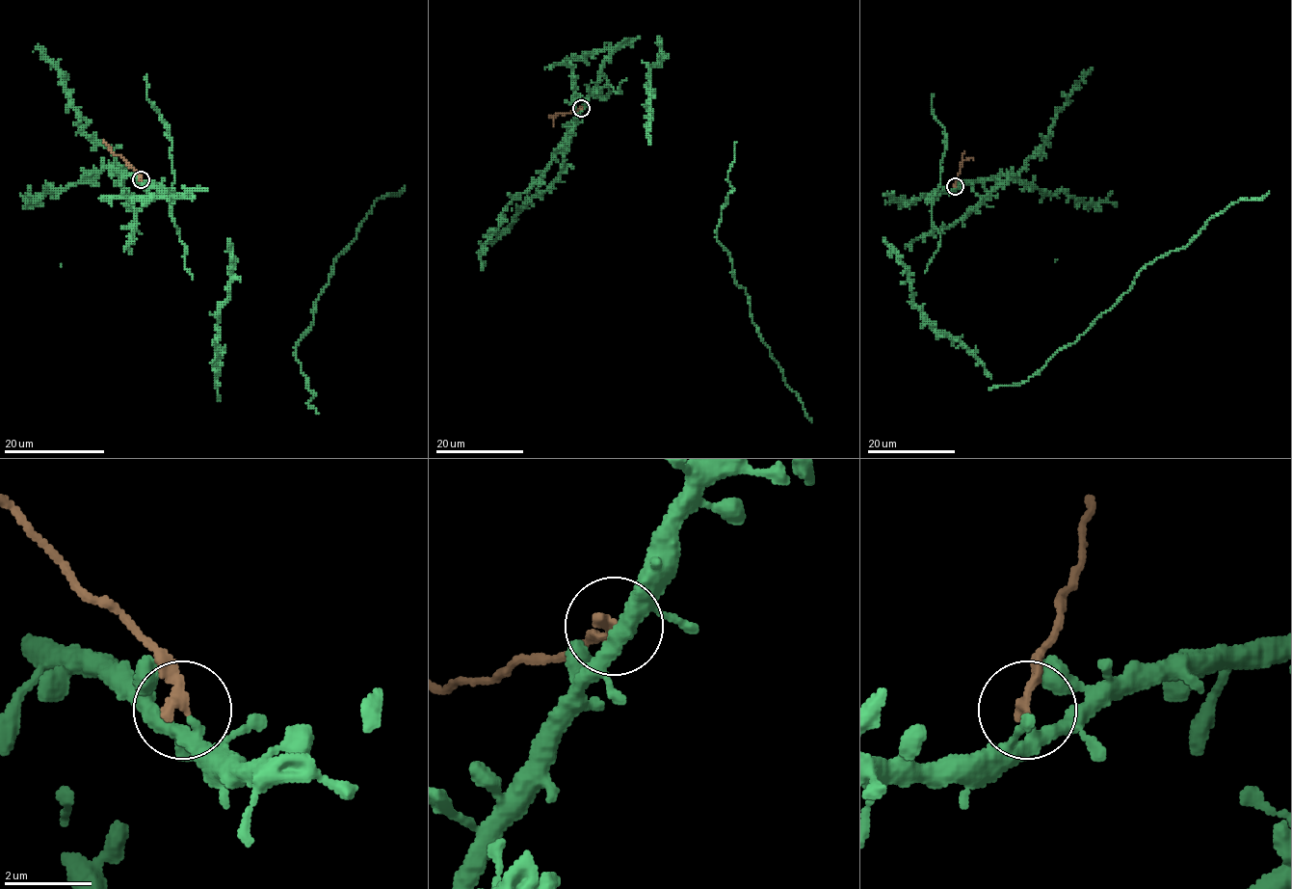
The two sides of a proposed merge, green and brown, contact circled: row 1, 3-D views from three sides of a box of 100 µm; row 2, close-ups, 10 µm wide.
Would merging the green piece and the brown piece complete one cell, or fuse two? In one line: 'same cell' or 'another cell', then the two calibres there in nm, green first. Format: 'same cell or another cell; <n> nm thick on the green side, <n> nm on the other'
another cell; 280 nm thick on the green side, 240 nm on the other

